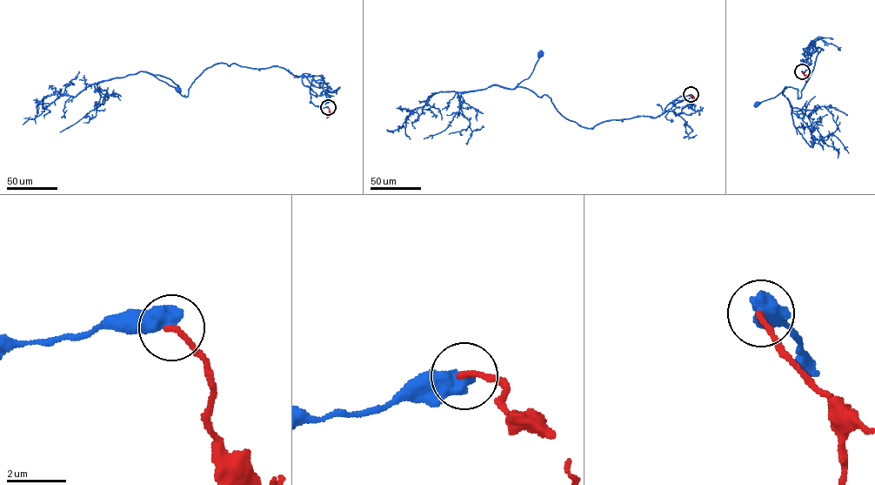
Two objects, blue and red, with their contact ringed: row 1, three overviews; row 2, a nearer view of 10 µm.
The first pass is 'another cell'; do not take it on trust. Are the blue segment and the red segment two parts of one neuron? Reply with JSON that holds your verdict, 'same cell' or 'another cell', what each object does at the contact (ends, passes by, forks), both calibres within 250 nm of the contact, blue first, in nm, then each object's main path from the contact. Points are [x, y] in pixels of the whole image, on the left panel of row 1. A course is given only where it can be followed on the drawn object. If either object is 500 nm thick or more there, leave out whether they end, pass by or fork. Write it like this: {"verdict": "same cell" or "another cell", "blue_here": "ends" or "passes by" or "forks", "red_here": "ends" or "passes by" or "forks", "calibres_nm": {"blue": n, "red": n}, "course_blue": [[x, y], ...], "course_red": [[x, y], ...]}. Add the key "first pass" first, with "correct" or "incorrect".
{"first pass": "incorrect", "verdict": "same cell", "calibres_nm": {"blue": 650, "red": 200}, "course_blue": [[328, 107], [310, 101], [303, 76], [277, 66], [217, 63], [186, 97], [154, 76], [179, 90]], "course_red": [[328, 107], [330, 115], [326, 118]]}

